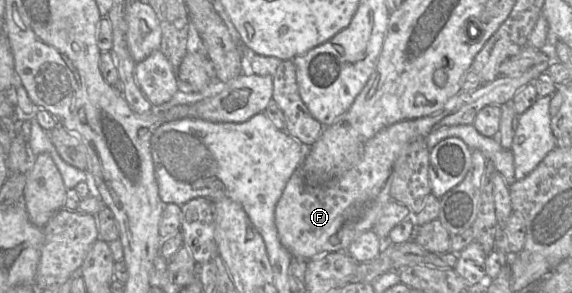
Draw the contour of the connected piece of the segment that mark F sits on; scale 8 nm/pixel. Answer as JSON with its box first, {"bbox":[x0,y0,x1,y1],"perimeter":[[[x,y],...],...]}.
{"bbox":[275,67,534,260],"perimeter":[[[532,67],[520,76],[498,76],[474,91],[461,91],[436,113],[389,125],[363,144],[359,162],[353,168],[320,186],[307,187],[301,168],[296,169],[275,207],[275,225],[281,244],[293,258],[304,260],[325,253],[347,251],[358,236],[372,230],[382,209],[392,200],[390,188],[393,167],[406,146],[416,139],[426,138],[432,131],[443,126],[473,124],[482,108],[487,105],[503,105],[534,80]]]}

